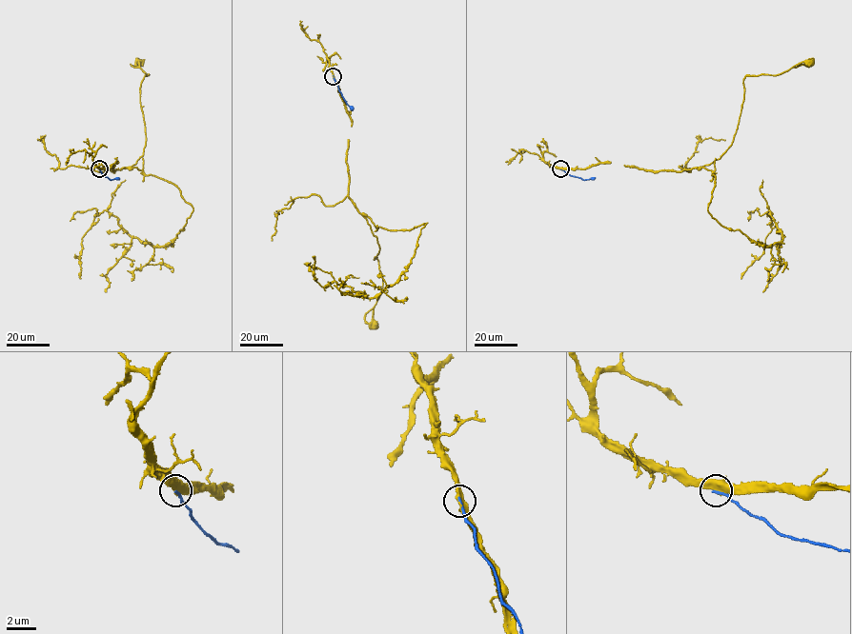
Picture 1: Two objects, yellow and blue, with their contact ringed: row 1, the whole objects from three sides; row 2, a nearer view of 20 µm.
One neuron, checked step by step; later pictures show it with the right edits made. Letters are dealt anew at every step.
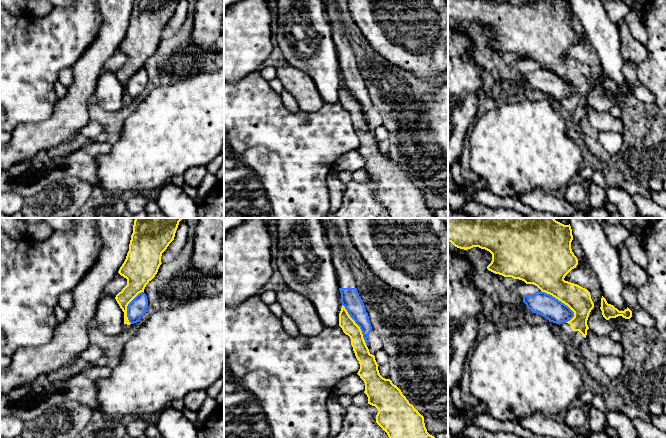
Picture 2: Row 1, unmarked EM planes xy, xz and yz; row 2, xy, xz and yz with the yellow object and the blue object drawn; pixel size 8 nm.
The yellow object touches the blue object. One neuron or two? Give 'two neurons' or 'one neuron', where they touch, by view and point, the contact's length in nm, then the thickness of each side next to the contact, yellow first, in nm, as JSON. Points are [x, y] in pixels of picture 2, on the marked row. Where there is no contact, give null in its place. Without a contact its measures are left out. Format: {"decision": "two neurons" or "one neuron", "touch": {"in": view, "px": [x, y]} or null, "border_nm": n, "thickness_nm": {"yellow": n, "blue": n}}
{"decision": "two neurons", "touch": {"in": "yz", "px": [559, 300]}, "border_nm": 340, "thickness_nm": {"yellow": 280, "blue": 180}}

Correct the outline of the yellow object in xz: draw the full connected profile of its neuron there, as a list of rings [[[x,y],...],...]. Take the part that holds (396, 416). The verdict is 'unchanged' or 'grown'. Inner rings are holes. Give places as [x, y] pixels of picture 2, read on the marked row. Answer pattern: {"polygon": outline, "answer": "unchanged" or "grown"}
{"polygon": [[[343,305],[339,313],[339,326],[351,339],[353,351],[360,364],[357,374],[365,383],[364,393],[368,397],[368,404],[378,409],[376,423],[387,433],[389,438],[435,438],[427,432],[424,417],[409,403],[401,390],[390,379],[385,379],[380,375],[379,365],[375,356],[369,352],[360,327],[350,317]]], "answer": "unchanged"}

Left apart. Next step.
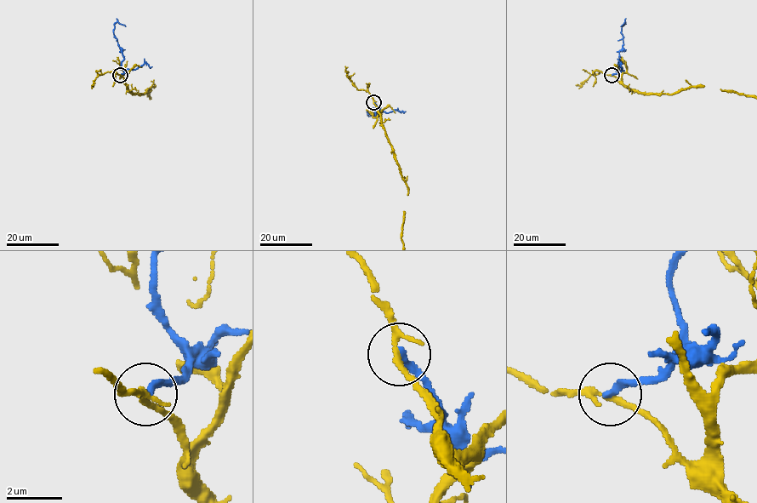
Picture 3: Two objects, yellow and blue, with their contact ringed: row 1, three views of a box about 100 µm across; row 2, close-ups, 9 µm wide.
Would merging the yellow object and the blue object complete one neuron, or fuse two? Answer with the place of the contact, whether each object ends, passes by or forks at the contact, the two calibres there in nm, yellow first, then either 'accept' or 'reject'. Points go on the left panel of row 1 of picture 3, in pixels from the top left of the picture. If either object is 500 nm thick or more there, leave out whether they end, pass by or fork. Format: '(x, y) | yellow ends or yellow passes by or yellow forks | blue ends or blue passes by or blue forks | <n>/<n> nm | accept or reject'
(120, 75) | yellow forks | blue ends | 160/280 nm | reject

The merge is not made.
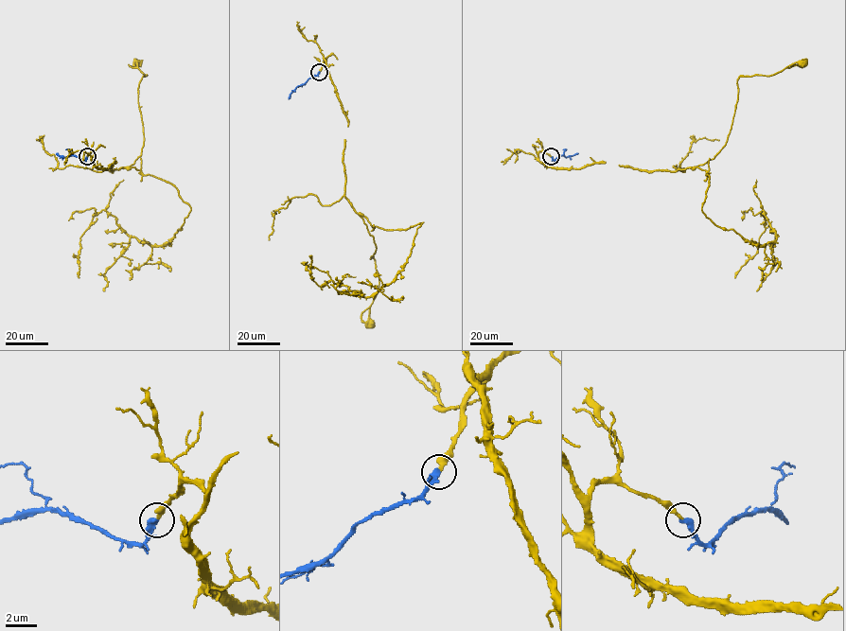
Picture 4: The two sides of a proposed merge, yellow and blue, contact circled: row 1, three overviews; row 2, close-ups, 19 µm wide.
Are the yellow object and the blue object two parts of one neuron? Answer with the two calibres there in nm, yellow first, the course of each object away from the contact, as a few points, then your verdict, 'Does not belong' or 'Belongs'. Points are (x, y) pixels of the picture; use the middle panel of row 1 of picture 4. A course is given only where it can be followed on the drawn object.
Thickness 320 nm (yellow) against 480 nm. Course of yellow: (319, 71), (326, 59), (348, 122), (344, 196), (376, 247), (370, 257), (378, 275), (378, 290), (369, 324). Course of blue: (319, 72), (298, 85), (289, 98). Belongs

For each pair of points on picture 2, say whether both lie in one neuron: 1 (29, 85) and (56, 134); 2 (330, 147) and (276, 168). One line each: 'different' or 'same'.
1: different
2: same

